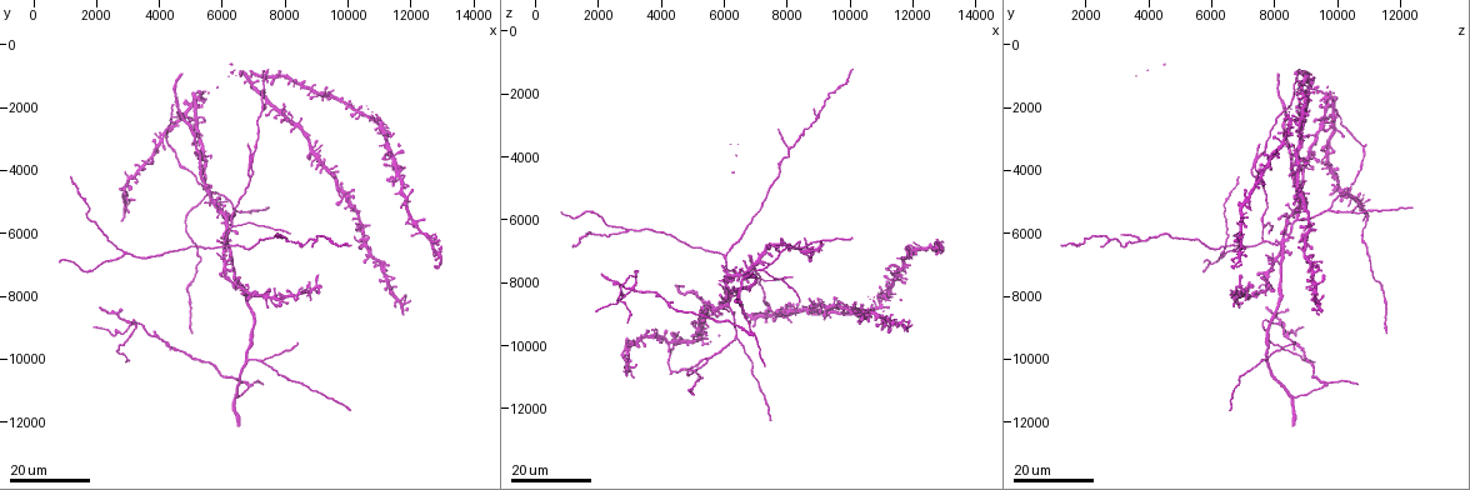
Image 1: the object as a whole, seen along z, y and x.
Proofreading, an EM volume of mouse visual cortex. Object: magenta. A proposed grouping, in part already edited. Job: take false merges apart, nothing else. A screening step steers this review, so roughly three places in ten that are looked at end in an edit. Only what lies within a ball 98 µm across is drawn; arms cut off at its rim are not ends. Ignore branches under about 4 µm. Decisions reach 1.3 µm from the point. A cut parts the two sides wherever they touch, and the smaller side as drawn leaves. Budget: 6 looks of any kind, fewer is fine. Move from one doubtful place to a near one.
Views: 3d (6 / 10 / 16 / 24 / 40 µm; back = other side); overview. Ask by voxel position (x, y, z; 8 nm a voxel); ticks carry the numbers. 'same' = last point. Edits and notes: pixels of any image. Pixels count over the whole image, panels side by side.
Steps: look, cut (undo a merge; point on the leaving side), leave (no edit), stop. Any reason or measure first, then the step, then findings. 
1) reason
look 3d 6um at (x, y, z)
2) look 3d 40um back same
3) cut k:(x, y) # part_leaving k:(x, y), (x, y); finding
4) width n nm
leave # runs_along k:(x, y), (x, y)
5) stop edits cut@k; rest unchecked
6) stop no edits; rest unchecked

arms part here
look 3d 16um at (6400, 5800, 7600)

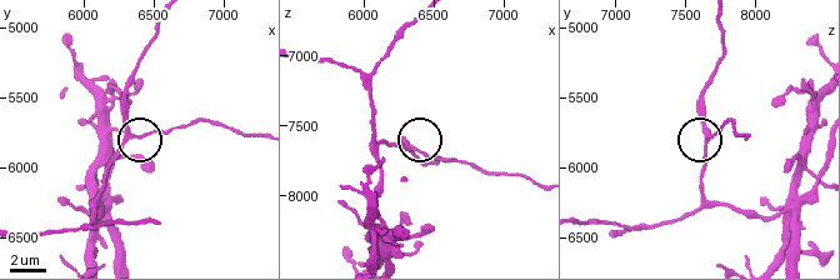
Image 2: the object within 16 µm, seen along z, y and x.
look 3d 6um at (6320, 5760, 7640)

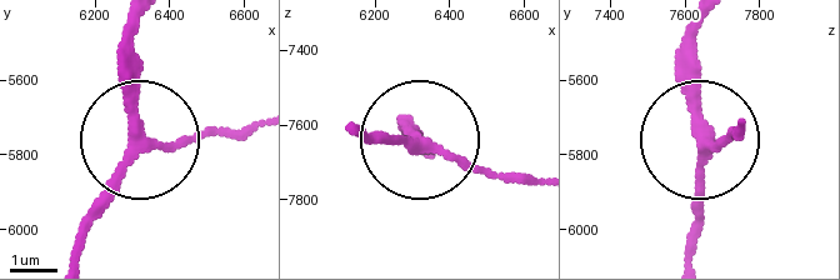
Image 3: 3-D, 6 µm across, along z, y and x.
leave # runs_along 3:(128, 26), (128, 119), (139, 139), (255, 130); continuous, no second neuron

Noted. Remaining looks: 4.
three arms meet
look 3d 16um at (6900, 10900, 9600)

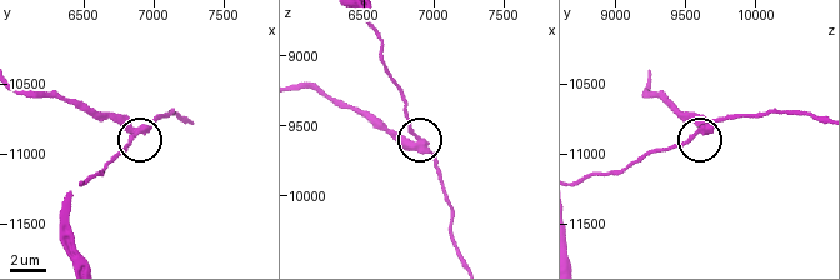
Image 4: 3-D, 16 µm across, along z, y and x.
look 3d 6um at (6860, 10820, 9660)

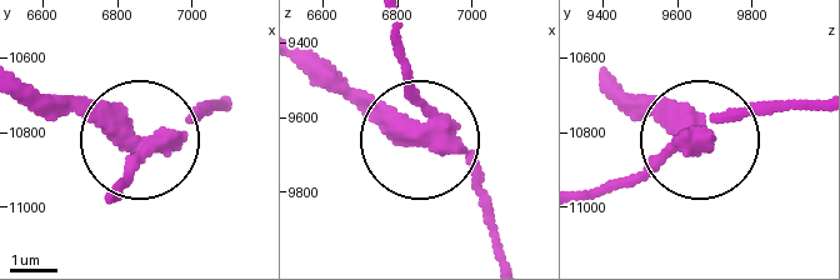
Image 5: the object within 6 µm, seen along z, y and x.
from behind
look 3d 6um back at (6860, 10820, 9660)

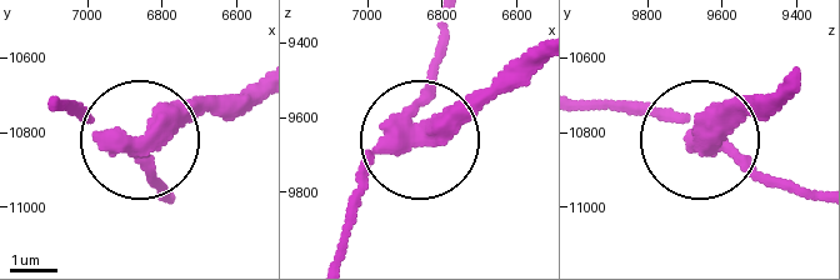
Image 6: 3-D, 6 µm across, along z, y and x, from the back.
cut 6:(176, 108) # part_leaving 6:(118, 141), (161, 136), (258, 81); a second neuron is stuck on

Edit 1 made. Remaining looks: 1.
stop edits cut@6; rest unchecked

